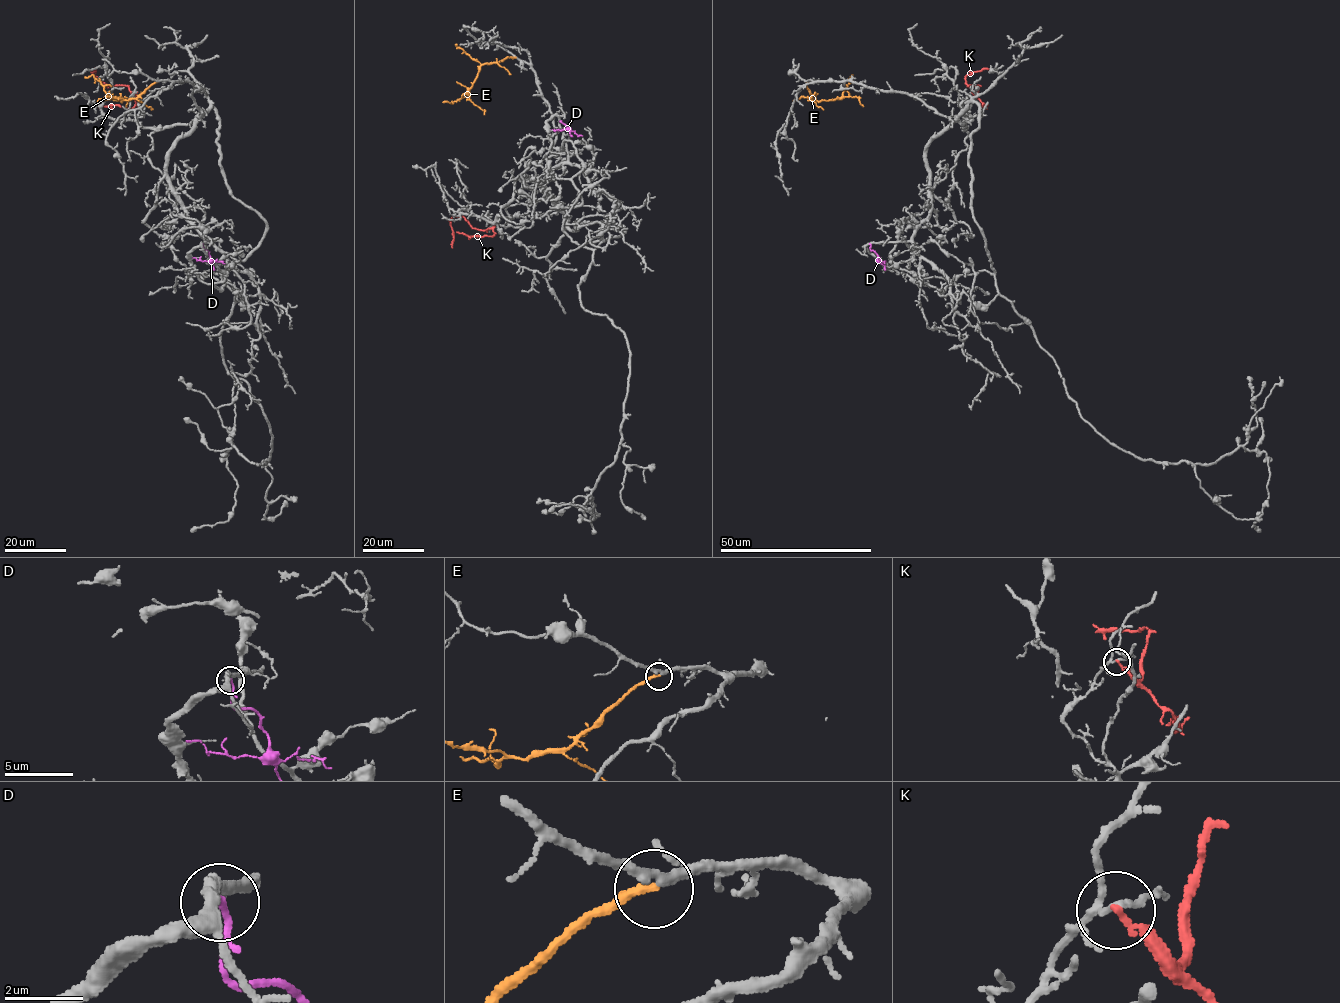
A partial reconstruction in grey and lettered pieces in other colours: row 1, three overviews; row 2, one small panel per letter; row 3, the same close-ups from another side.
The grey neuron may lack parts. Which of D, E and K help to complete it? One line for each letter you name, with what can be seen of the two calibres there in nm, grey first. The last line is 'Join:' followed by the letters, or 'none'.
E: 240/240 nm
Join: E

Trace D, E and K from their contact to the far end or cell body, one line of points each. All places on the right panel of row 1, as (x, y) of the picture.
D: (869, 244), (878, 261), (879, 258)
E: (806, 82), (812, 99), (839, 99), (850, 76)
K: (972, 92), (977, 96), (979, 85), (968, 86), (966, 76), (984, 69), (996, 70)

